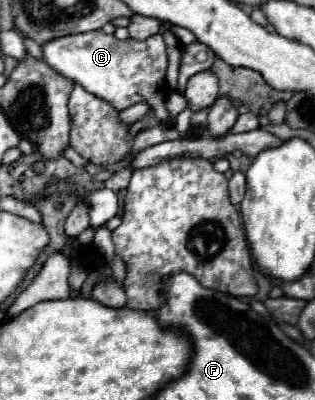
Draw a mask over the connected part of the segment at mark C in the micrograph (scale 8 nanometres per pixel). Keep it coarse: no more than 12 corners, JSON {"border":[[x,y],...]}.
{"border":[[101,31],[43,45],[45,63],[115,109],[169,125],[163,37]]}

